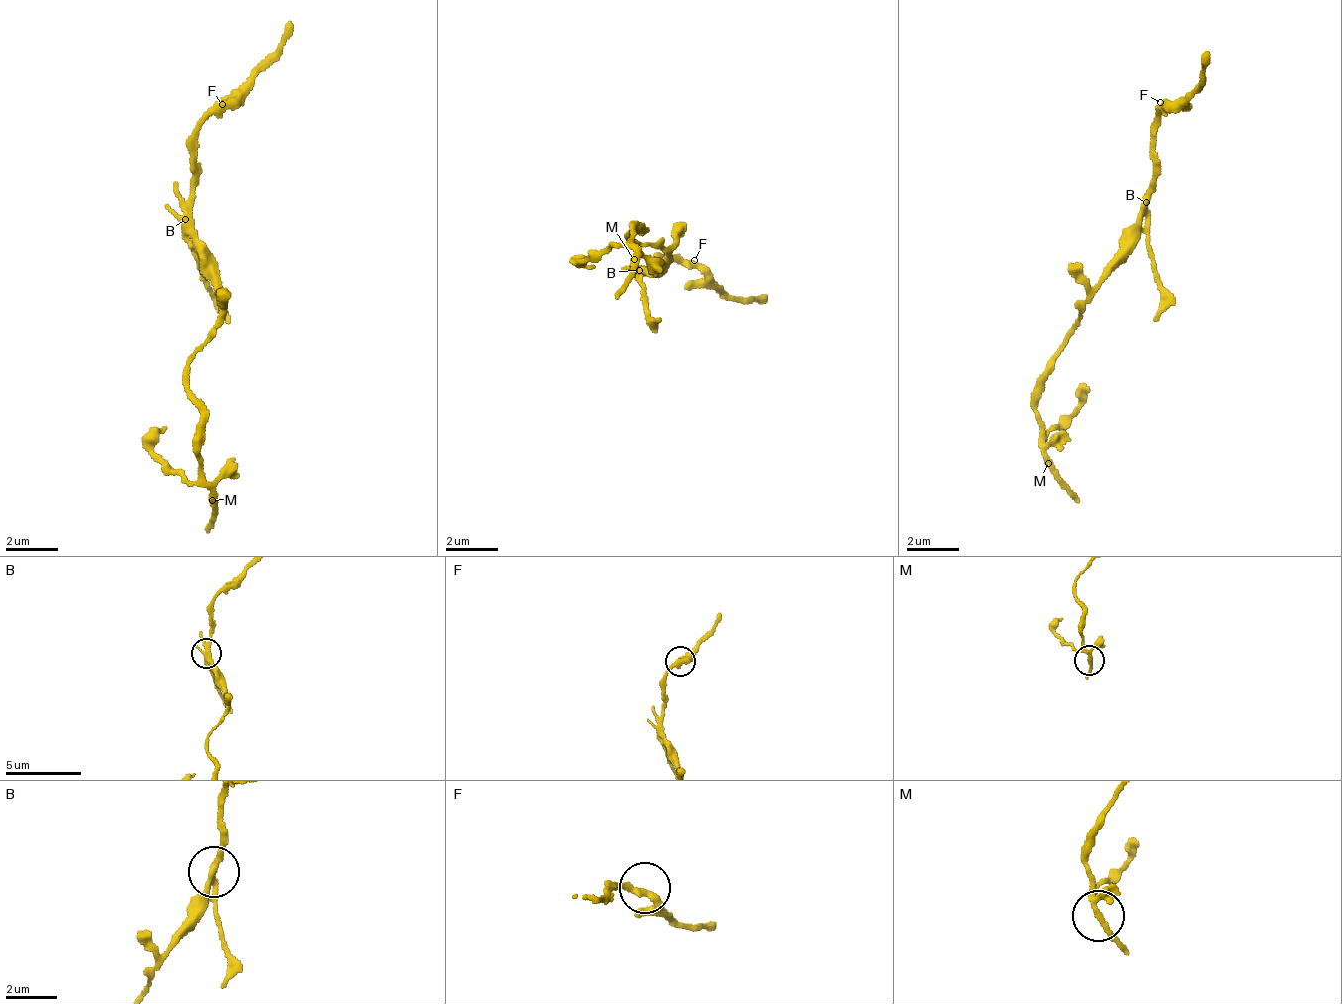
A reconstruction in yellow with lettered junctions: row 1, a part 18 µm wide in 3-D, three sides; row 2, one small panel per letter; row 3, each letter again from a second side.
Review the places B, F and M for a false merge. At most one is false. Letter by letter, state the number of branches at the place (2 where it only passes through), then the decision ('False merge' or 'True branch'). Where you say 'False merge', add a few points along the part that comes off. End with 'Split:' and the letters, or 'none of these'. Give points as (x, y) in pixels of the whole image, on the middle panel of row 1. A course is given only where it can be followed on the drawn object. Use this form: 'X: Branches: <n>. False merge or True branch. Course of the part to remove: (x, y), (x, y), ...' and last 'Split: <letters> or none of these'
B: Branches: 4. False merge. Course of the part to remove: (640, 272), (648, 320), (658, 318)
F: Branches: 3. True branch
M: Branches: 4. True branch
Split: B

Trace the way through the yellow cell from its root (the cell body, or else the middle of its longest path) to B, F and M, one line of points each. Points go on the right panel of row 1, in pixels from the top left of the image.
B: (1109, 261), (1117, 254), (1117, 241), (1140, 218), (1140, 212), (1147, 204)
F: (1109, 261), (1117, 254), (1117, 241), (1140, 218), (1140, 199), (1153, 188), (1153, 119), (1158, 115), (1160, 102)
M: (1109, 261), (1061, 355), (1045, 370), (1045, 389), (1039, 395), (1039, 445), (1049, 462)

